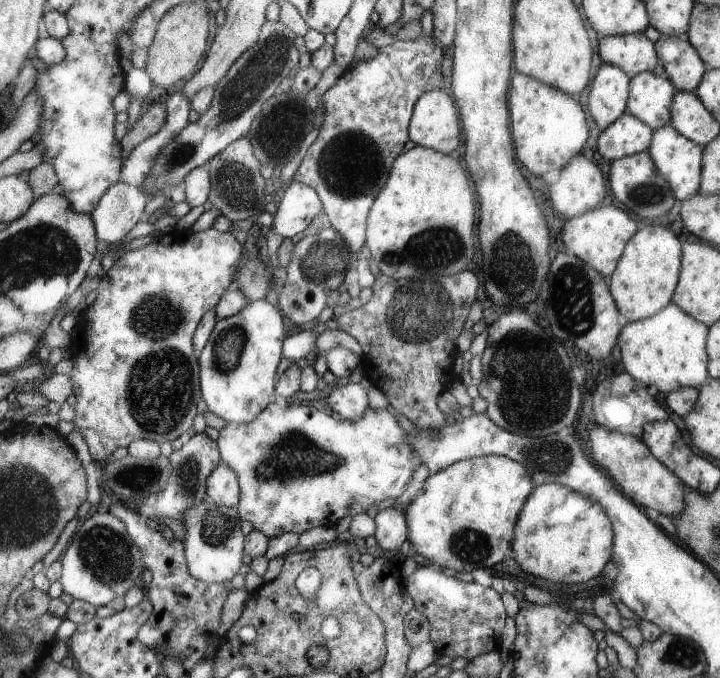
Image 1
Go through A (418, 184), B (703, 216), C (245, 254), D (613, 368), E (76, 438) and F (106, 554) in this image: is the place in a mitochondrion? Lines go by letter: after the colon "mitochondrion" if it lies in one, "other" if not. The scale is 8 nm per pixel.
A: other
B: other
C: other
D: other
E: other
F: mitochondrion

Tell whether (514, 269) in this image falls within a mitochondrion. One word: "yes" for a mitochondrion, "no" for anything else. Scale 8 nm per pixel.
yes

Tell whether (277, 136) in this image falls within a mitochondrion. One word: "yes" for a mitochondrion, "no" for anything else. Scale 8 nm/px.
yes

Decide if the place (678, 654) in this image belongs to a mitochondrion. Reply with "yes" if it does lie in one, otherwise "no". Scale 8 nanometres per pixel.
yes

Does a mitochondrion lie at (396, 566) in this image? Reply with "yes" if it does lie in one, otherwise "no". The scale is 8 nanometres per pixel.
no

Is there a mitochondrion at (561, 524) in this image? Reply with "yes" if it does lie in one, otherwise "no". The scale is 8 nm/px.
no

